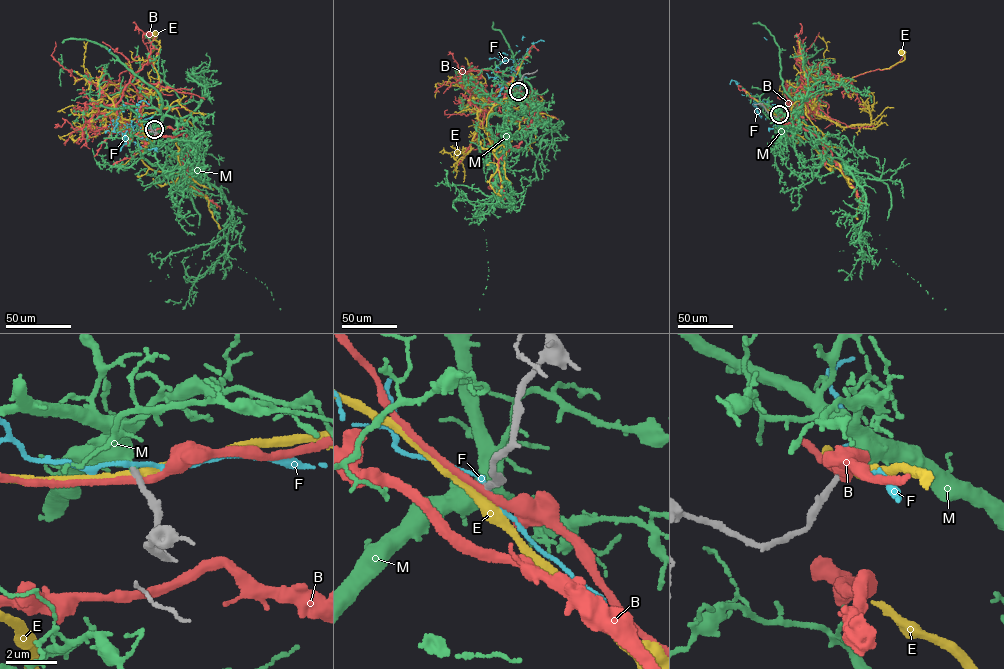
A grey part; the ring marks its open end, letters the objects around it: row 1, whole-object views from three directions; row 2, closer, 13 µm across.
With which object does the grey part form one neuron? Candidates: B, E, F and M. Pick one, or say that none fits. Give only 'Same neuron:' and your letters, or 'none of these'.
Same neuron: M

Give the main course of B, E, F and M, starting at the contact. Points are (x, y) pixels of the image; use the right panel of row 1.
B: (779, 114), (776, 112), (808, 112), (804, 94), (811, 88), (889, 69), (903, 56), (901, 51)
E: (779, 114), (807, 112), (804, 94), (808, 86), (838, 84), (866, 72), (888, 68), (903, 60), (902, 53)
F: (779, 114), (777, 105), (764, 105), (762, 102), (756, 104), (757, 110), (755, 95), (739, 83), (764, 37)
M: (779, 114), (818, 134), (851, 172), (866, 200), (859, 239), (872, 259), (886, 248), (944, 309)

